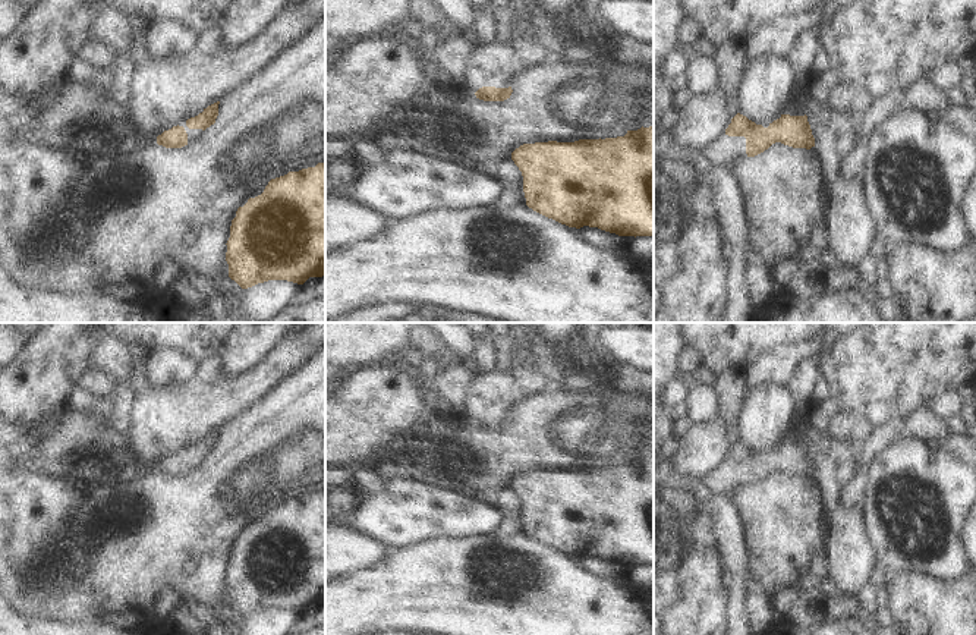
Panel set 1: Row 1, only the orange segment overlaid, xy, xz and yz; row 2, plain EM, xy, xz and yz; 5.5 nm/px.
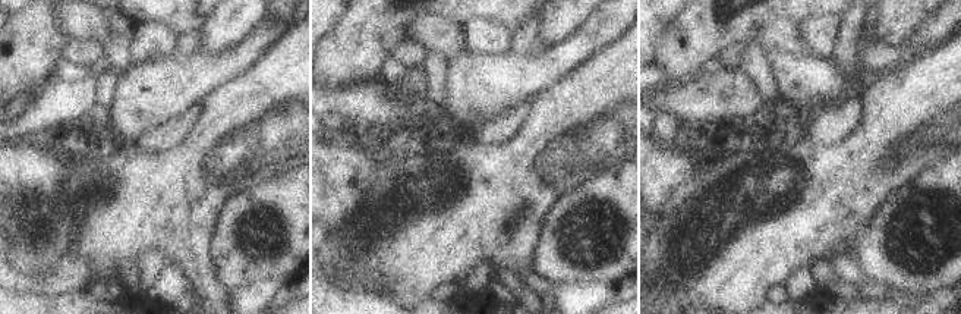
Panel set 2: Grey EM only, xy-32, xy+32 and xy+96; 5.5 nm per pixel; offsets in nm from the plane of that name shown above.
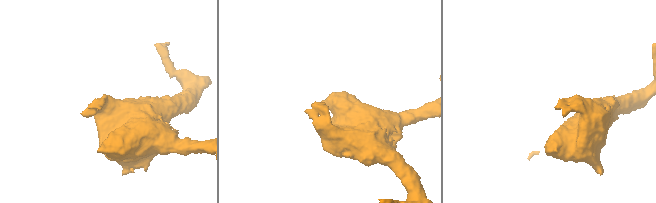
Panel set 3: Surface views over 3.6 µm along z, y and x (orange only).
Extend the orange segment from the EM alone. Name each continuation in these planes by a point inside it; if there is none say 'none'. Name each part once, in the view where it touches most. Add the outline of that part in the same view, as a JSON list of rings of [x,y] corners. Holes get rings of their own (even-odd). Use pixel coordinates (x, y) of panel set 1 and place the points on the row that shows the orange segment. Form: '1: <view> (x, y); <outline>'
1: xy (194, 135); [[[186,120],[180,122],[179,126],[183,126],[186,133],[188,133],[188,145],[191,145],[192,142],[198,141],[204,133],[202,129],[189,129],[186,126]]]

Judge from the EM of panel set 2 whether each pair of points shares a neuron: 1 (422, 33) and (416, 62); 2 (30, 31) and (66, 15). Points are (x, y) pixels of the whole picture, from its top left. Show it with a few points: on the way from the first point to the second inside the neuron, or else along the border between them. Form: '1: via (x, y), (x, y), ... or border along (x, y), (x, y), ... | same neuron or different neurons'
1: border along (410, 43), (428, 52) | different neurons
2: border along (56, 15), (59, 30), (71, 41) | different neurons

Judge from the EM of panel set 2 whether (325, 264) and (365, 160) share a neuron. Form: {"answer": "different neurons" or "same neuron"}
{"answer": "same neuron"}

